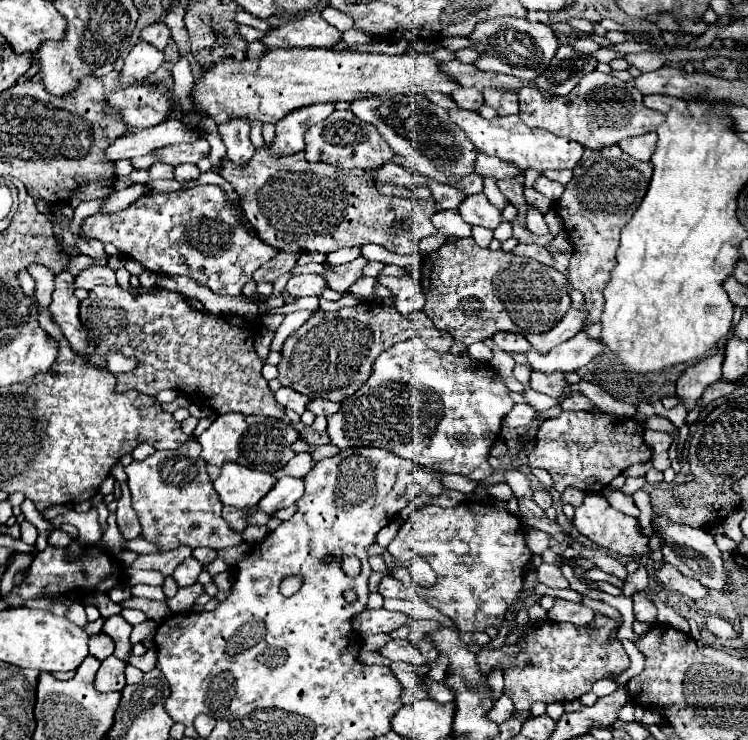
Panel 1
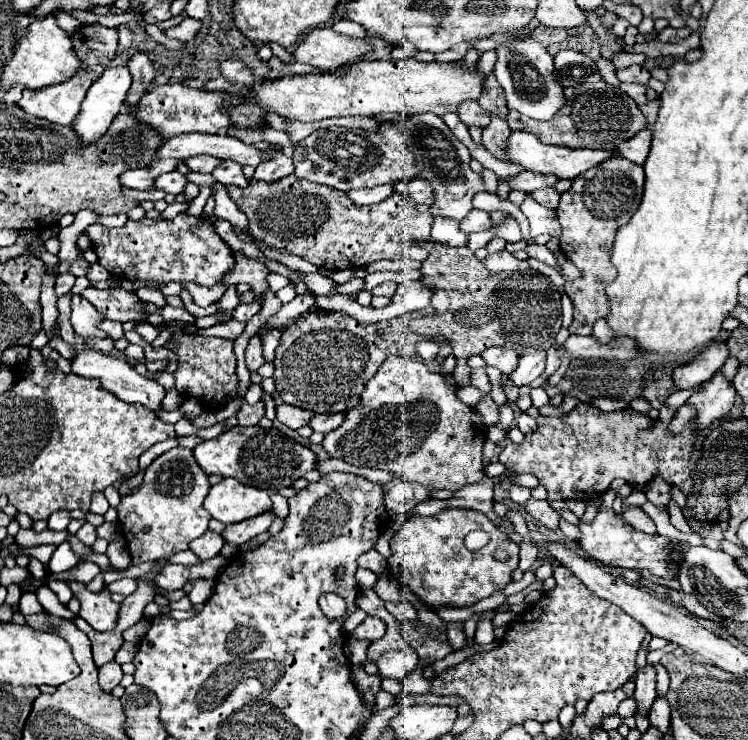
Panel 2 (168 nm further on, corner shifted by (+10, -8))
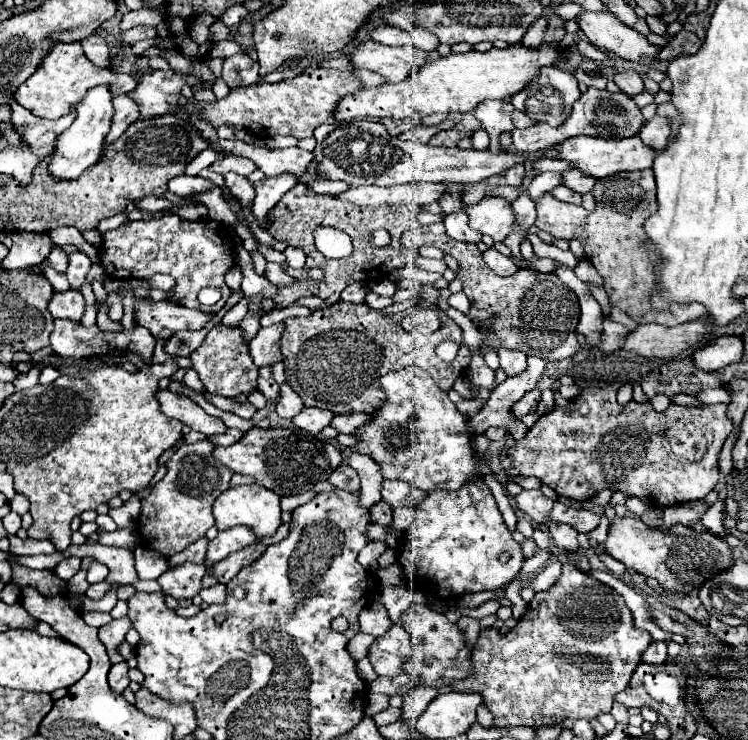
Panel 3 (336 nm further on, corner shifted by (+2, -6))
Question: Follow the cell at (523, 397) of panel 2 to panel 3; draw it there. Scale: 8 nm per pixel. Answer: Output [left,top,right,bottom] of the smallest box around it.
[512,389,540,419]

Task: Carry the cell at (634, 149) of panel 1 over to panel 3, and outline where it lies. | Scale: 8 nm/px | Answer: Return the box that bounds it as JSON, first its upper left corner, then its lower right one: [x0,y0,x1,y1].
[638,115,670,151]

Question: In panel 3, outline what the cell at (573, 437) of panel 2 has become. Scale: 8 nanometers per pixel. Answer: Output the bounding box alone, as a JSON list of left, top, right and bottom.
[508,387,732,507]

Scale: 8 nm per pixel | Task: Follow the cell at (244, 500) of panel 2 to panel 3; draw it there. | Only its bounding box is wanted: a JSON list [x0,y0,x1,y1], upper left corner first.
[214,485,280,537]

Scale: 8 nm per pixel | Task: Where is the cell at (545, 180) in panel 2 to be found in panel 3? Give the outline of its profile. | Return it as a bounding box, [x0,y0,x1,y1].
[560,169,596,193]

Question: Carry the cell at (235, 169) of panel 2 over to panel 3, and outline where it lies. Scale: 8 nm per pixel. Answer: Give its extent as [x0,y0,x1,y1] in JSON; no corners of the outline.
[224,173,254,205]

